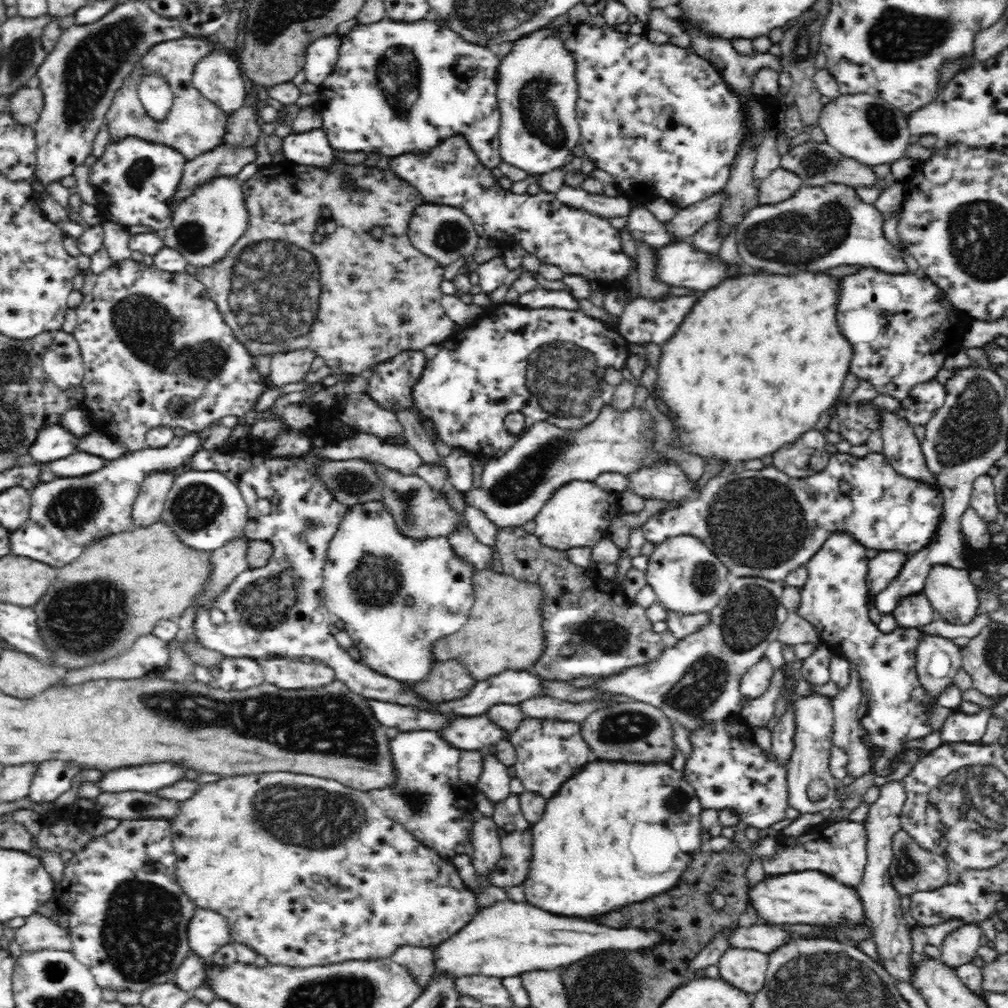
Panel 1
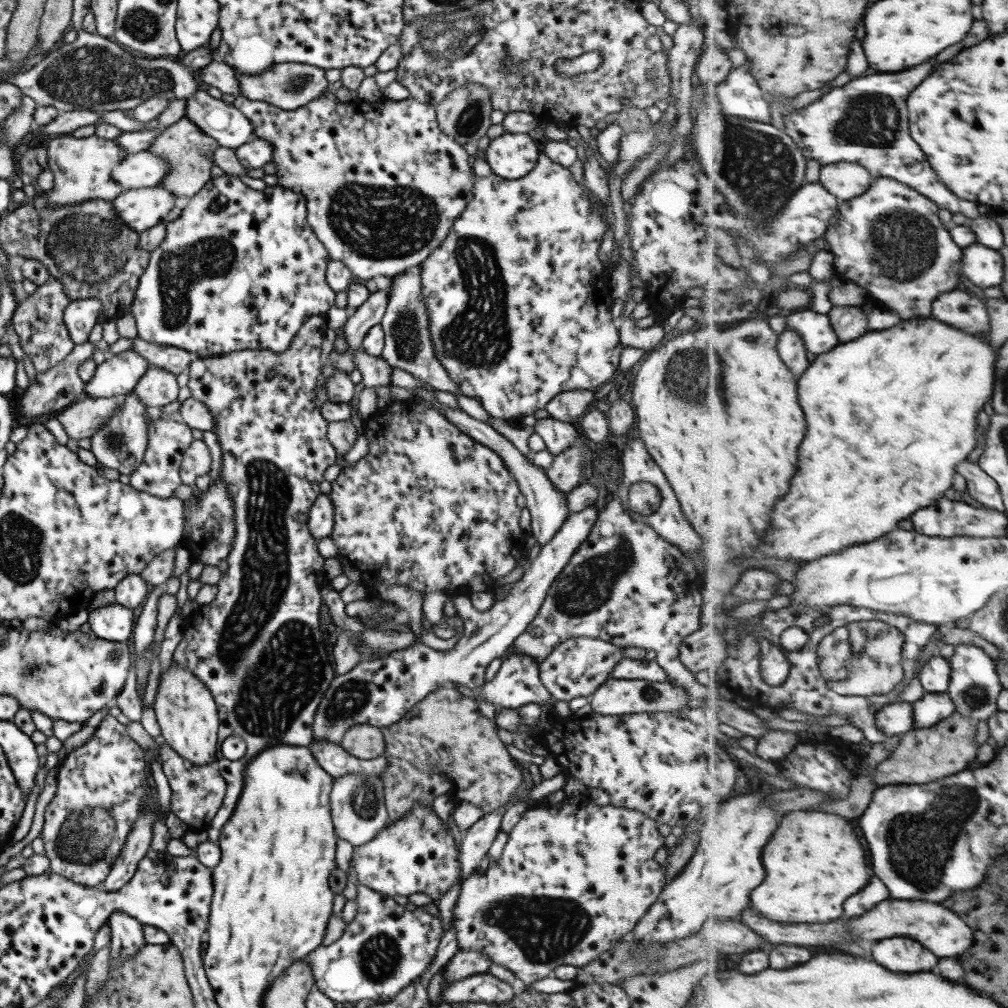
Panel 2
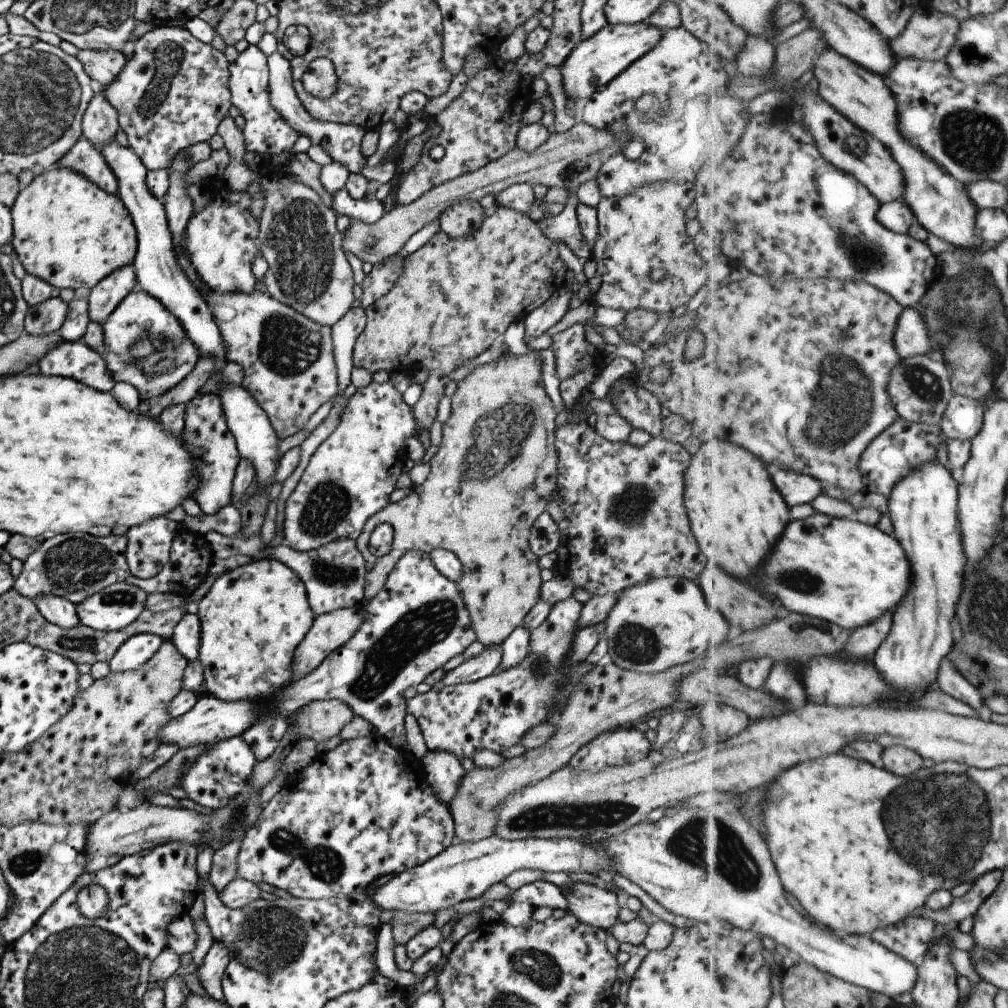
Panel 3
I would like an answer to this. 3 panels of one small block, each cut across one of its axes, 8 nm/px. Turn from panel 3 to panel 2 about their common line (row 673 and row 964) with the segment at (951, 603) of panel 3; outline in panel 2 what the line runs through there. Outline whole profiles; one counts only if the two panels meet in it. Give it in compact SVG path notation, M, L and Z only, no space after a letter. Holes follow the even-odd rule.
M887 938L883 942L868 945L873 950L875 960L889 970L915 974L915 972L933 972L941 961L939 955L927 950L919 942L911 942L905 938Z

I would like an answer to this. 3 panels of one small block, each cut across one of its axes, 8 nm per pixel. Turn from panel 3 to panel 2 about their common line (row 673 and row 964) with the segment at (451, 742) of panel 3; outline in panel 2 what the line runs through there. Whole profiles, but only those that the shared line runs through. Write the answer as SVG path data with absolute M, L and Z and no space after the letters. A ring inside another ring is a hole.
M567 797L561 804L551 806L538 806L533 809L526 809L522 812L518 822L506 834L506 842L503 846L500 858L495 863L489 862L489 867L485 872L480 873L475 870L465 881L461 881L459 896L455 902L453 913L449 922L446 923L445 931L448 928L456 930L457 950L469 949L469 951L479 951L485 953L491 964L501 965L515 974L515 977L522 980L525 986L531 982L550 976L552 970L561 964L581 967L595 960L599 954L609 950L619 940L627 937L631 930L637 925L639 919L647 912L649 906L659 897L663 886L666 884L665 865L660 866L653 859L653 854L658 848L663 847L664 837L657 831L657 824L647 815L637 812L637 810L627 810L617 808L610 804L598 806L583 806L583 800L577 802L579 798Z

